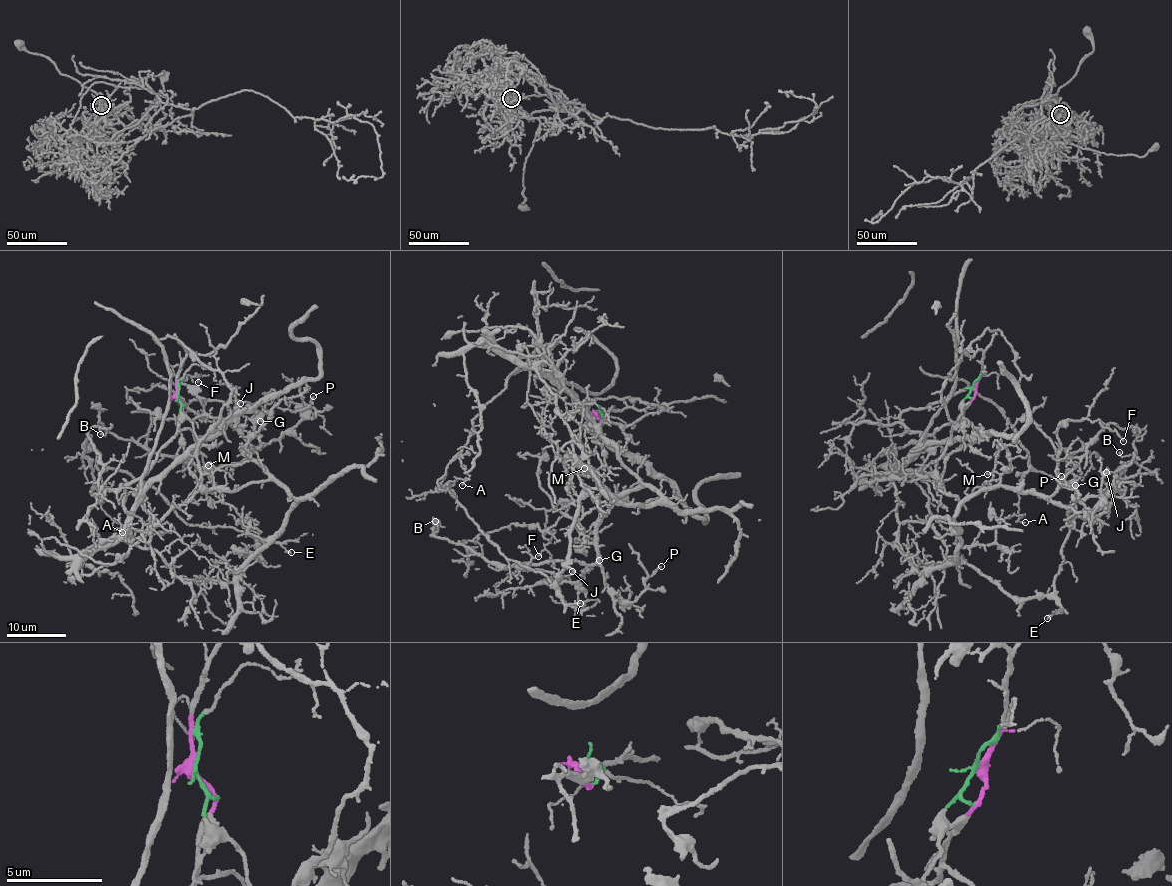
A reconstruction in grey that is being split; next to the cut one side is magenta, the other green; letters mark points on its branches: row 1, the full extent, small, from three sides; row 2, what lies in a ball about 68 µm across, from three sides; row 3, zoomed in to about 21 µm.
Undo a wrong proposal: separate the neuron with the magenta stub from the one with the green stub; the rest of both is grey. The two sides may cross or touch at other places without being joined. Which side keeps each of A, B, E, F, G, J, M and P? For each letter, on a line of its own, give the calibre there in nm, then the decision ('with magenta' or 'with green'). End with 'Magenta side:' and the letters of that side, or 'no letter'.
A: calibre 100 nm; with magenta
B: calibre 100 nm; with green
E: calibre 130 nm; with green
F: calibre 120 nm; with green
G: calibre 120 nm; with green
J: calibre 120 nm; with green
M: calibre 100 nm; with green
P: calibre 110 nm; with green
Magenta side: A

